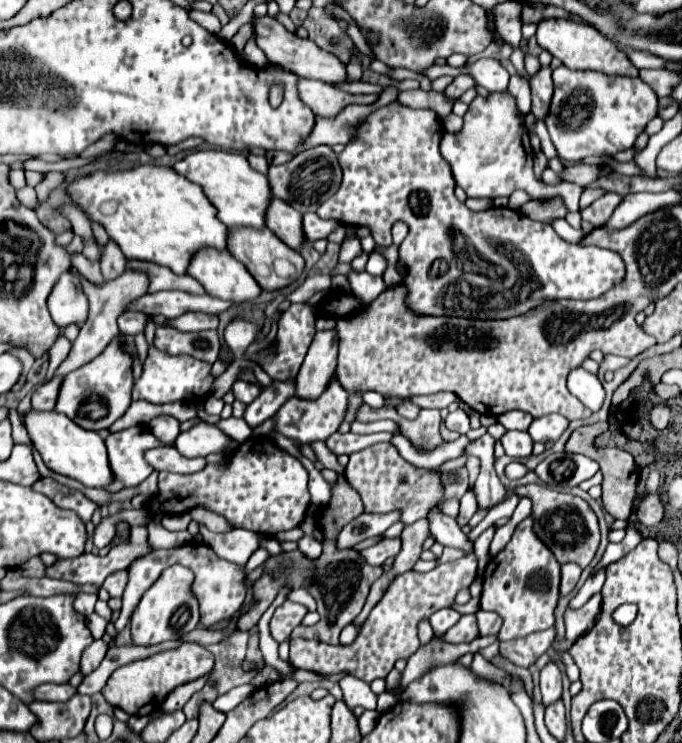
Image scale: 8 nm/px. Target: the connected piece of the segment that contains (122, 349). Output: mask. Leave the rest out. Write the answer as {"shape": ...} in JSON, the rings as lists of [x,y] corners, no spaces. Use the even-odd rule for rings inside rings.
{"shape":[[[124,335],[114,337],[114,343],[108,345],[98,357],[94,357],[90,363],[82,365],[80,369],[76,369],[64,377],[54,411],[64,413],[66,417],[70,417],[74,423],[78,423],[84,429],[90,429],[90,431],[108,429],[130,407],[130,401],[132,401],[130,391],[134,385],[132,363],[134,363],[134,359],[126,351]]]}

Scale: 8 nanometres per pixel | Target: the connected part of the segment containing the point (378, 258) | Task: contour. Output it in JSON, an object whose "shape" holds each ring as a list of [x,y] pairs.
{"shape":[[[372,251],[372,253],[370,253],[370,259],[368,259],[368,265],[366,265],[366,271],[368,271],[370,275],[382,277],[384,271],[386,271],[386,267],[388,267],[388,261],[384,259],[384,255],[380,255],[378,251]]]}

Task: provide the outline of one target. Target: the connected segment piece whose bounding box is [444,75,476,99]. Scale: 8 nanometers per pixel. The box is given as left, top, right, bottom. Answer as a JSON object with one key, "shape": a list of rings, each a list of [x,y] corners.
{"shape":[[[458,75],[458,77],[454,77],[454,81],[446,87],[446,95],[448,97],[452,97],[452,99],[458,99],[464,91],[468,91],[468,89],[472,89],[476,85],[476,81],[472,79],[472,75]]]}

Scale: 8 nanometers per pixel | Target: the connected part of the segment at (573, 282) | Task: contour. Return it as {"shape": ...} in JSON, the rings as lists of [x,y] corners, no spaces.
{"shape":[[[392,101],[386,107],[380,107],[378,111],[374,111],[360,127],[356,133],[356,139],[350,141],[346,145],[346,149],[338,155],[338,161],[342,165],[344,171],[344,179],[340,189],[326,201],[320,205],[320,209],[316,211],[320,217],[324,219],[338,219],[344,225],[352,225],[352,227],[362,227],[368,225],[372,229],[372,237],[376,239],[376,243],[380,245],[392,245],[392,235],[390,235],[390,227],[394,225],[394,221],[404,221],[410,227],[408,237],[400,243],[400,261],[406,265],[408,277],[404,279],[406,287],[408,287],[408,305],[412,307],[412,311],[420,313],[420,315],[446,315],[446,317],[470,317],[470,319],[510,319],[516,315],[524,315],[530,309],[538,307],[544,301],[552,301],[552,299],[596,299],[600,295],[604,295],[604,291],[610,291],[616,283],[620,283],[620,279],[624,279],[626,275],[626,267],[624,267],[624,259],[620,259],[620,255],[616,255],[616,251],[608,251],[602,247],[592,247],[592,245],[578,245],[578,243],[568,243],[564,241],[548,223],[540,223],[540,221],[532,221],[530,217],[526,217],[520,211],[508,209],[508,207],[492,207],[486,211],[472,211],[468,209],[464,203],[458,201],[458,197],[454,195],[454,179],[452,179],[452,171],[448,167],[448,161],[440,155],[440,139],[444,135],[444,127],[442,121],[438,117],[436,111],[432,109],[412,109],[406,105],[400,105],[398,101]]]}

